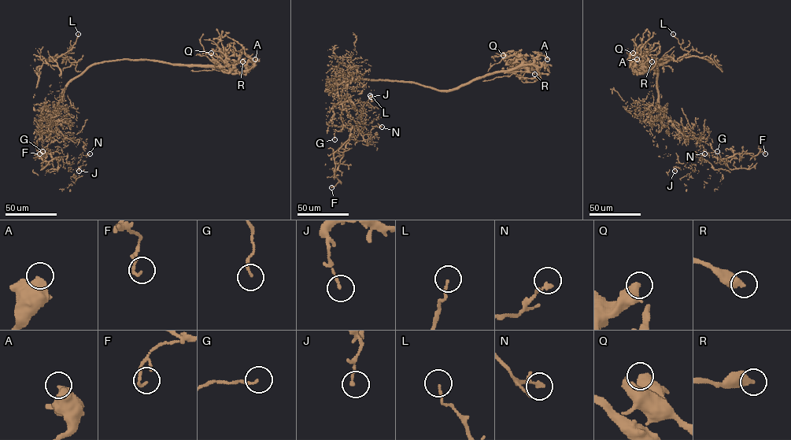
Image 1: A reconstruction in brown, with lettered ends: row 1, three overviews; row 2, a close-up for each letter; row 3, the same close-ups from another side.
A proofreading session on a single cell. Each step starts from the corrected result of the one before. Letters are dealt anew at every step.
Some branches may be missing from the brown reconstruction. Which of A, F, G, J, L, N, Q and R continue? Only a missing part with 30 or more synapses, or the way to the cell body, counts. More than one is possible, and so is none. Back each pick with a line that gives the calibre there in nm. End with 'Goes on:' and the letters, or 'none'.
Goes on: none

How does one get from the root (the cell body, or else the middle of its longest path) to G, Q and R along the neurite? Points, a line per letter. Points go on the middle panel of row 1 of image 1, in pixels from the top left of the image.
G: (362, 79), (349, 79), (346, 89), (350, 99), (332, 109), (329, 123), (341, 124), (334, 134), (334, 139)
Q: (362, 79), (408, 82), (453, 90), (483, 76), (511, 70), (521, 63), (521, 57), (514, 52), (503, 55)
R: (362, 79), (408, 82), (439, 90), (453, 90), (474, 79), (510, 71), (526, 63), (528, 70), (534, 74)

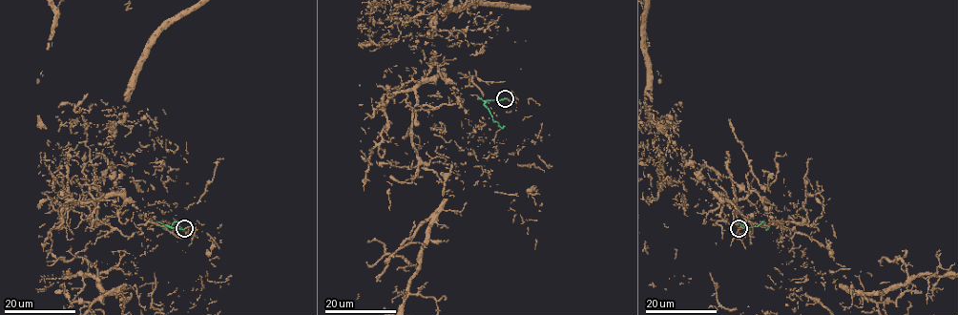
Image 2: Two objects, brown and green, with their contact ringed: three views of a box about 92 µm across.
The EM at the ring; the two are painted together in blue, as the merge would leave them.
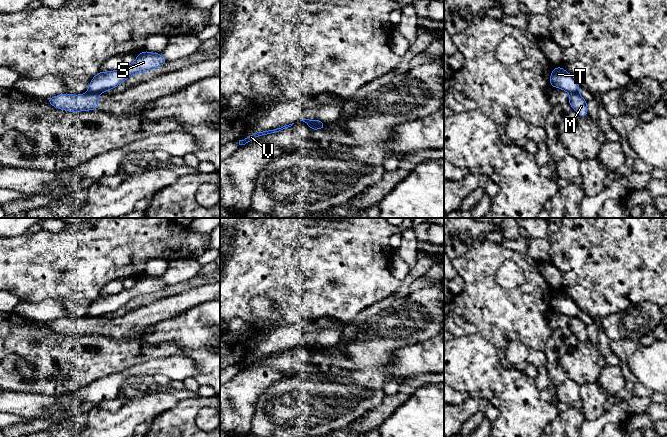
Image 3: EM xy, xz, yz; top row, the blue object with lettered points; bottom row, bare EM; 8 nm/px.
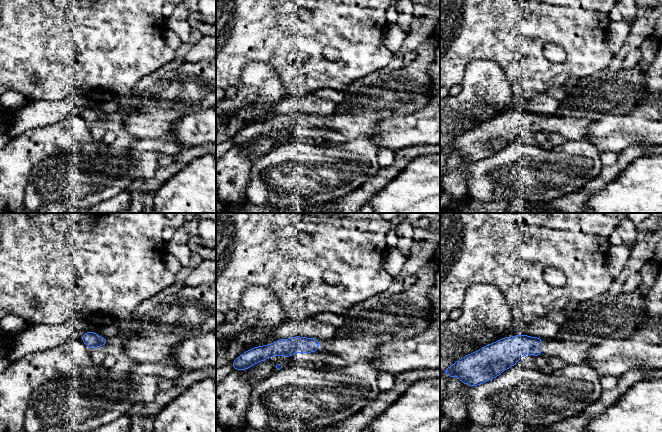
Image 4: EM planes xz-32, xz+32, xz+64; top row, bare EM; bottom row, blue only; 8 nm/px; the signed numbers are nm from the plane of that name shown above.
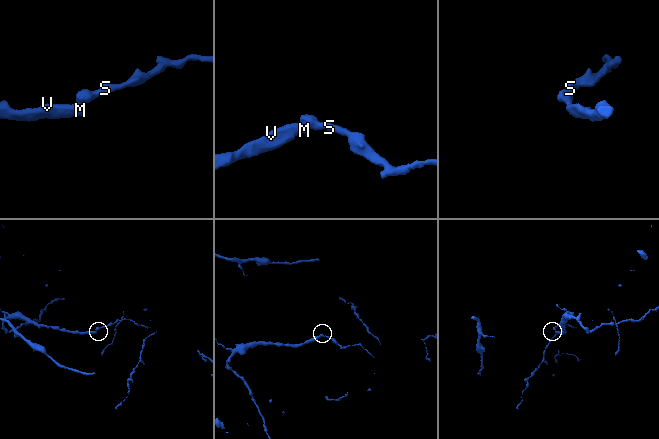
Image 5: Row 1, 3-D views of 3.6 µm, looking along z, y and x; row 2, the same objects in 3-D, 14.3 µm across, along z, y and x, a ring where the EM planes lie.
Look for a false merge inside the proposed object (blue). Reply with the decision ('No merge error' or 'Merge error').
Merge error

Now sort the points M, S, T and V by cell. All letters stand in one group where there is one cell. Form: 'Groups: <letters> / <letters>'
Groups: M V / S T

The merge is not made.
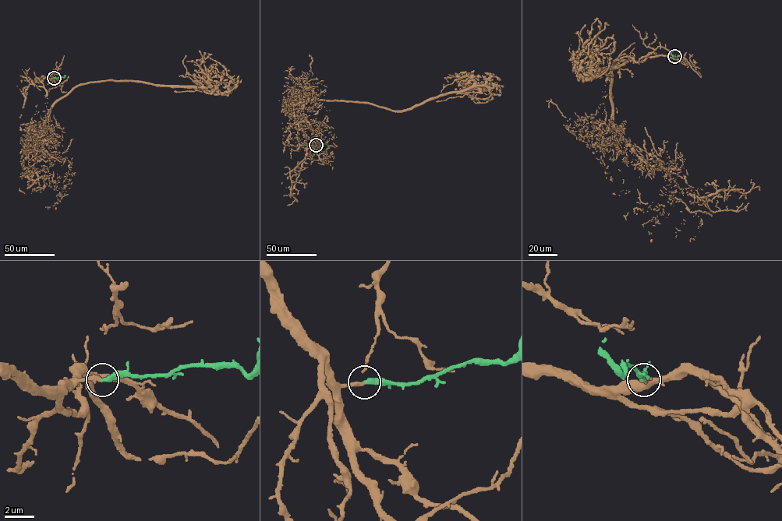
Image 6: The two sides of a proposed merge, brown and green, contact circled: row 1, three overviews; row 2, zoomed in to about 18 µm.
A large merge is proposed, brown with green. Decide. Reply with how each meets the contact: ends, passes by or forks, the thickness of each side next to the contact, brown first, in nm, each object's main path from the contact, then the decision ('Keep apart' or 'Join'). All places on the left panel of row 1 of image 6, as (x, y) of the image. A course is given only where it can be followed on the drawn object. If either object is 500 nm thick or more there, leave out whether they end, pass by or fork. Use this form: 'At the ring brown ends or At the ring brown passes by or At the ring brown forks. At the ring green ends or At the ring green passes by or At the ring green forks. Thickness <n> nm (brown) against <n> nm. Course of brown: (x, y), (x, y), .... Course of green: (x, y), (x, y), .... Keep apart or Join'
At the ring brown ends. At the ring green ends. Thickness 280 nm (brown) against 340 nm. Course of brown: (54, 78), (31, 81), (46, 91), (52, 132), (40, 130), (51, 107), (90, 82), (228, 93), (212, 54). Course of green: (54, 78), (64, 77), (65, 75). Join

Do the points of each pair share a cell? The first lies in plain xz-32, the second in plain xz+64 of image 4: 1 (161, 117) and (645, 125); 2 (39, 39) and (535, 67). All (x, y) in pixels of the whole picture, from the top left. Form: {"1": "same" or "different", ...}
{"1": "different", "2": "same"}

